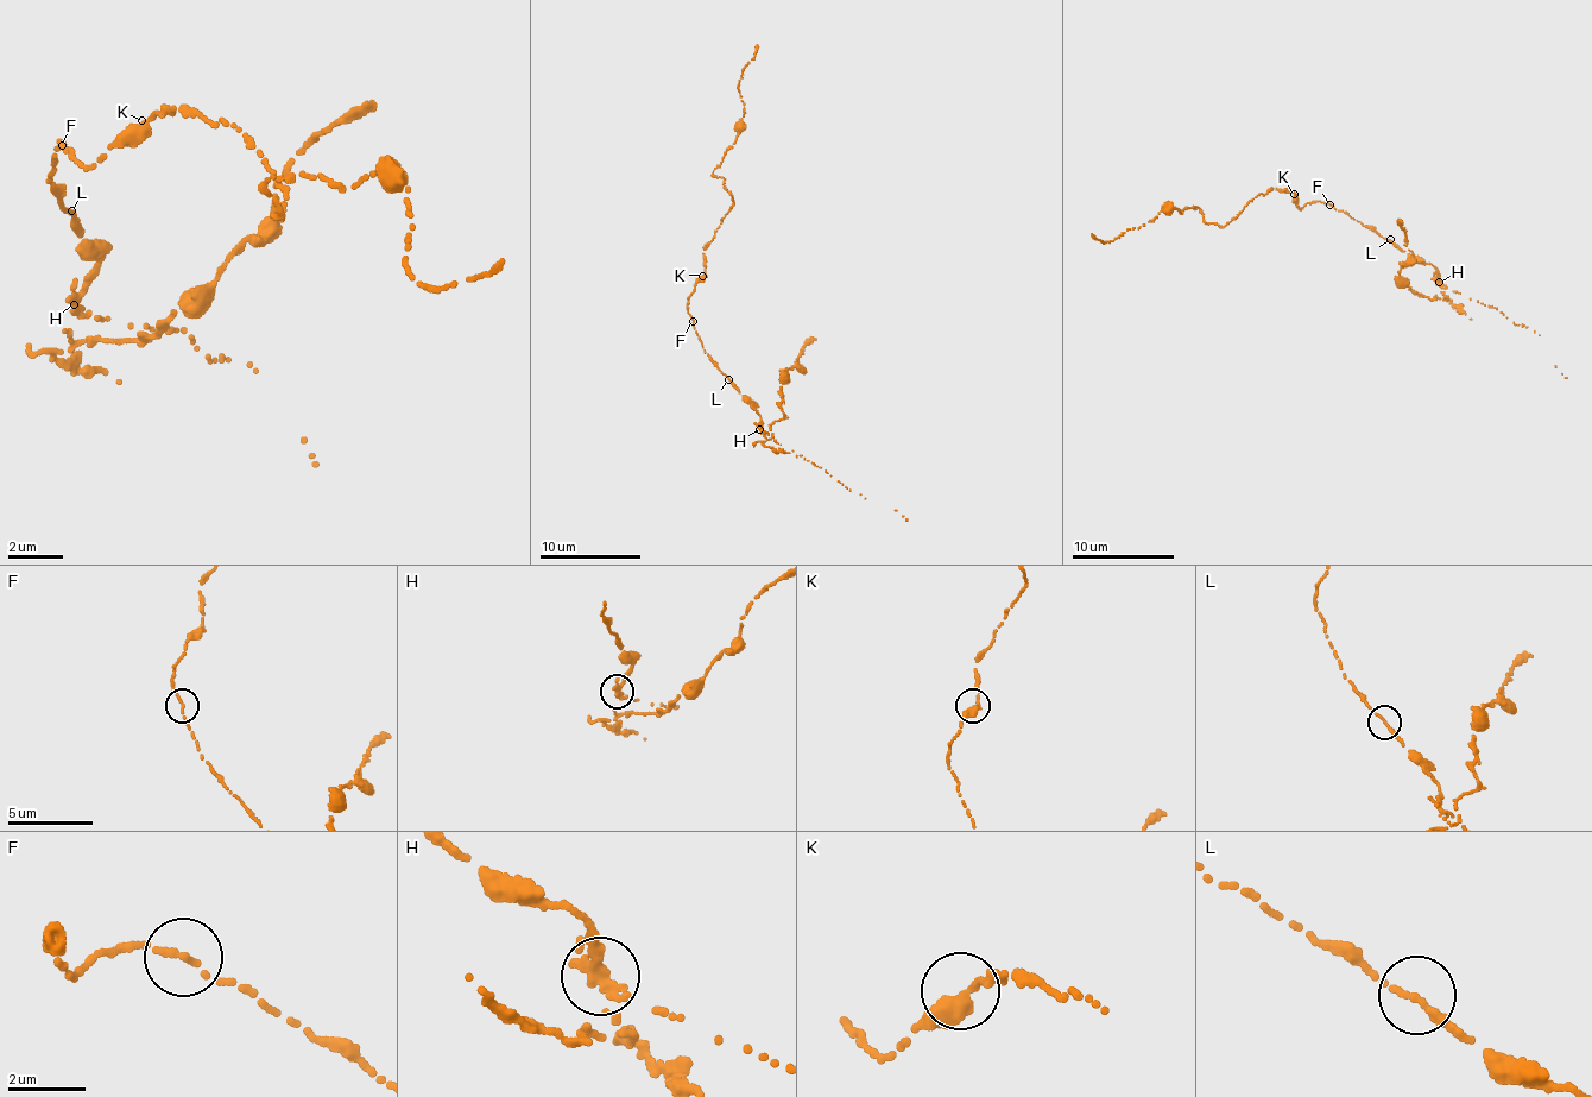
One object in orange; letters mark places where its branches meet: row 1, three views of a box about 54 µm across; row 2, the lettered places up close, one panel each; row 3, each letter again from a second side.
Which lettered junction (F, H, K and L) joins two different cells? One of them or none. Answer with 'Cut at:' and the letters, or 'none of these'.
Cut at: H

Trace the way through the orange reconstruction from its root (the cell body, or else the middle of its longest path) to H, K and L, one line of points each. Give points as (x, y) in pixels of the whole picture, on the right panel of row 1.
H: (1327, 205), (1429, 264), (1440, 283)
K: (1327, 205), (1306, 202), (1301, 208), (1294, 194)
L: (1327, 205), (1390, 240)

